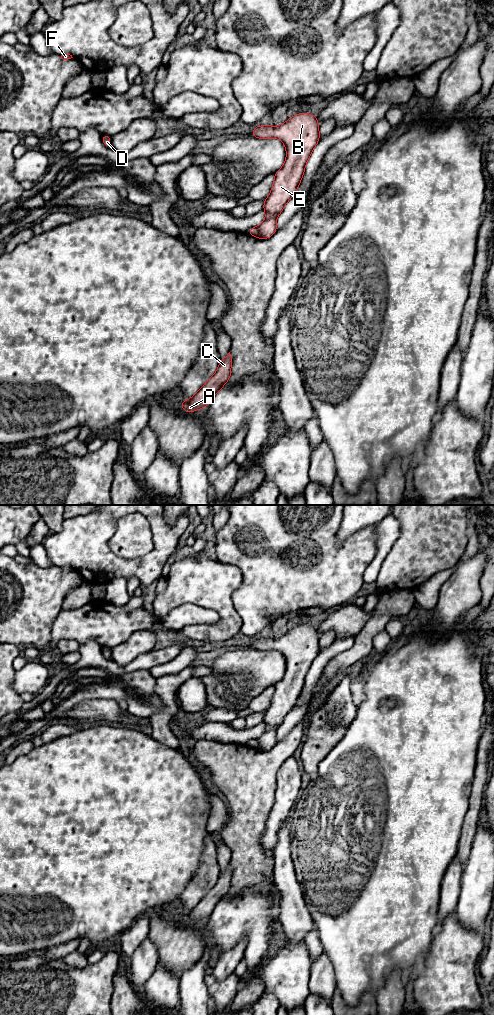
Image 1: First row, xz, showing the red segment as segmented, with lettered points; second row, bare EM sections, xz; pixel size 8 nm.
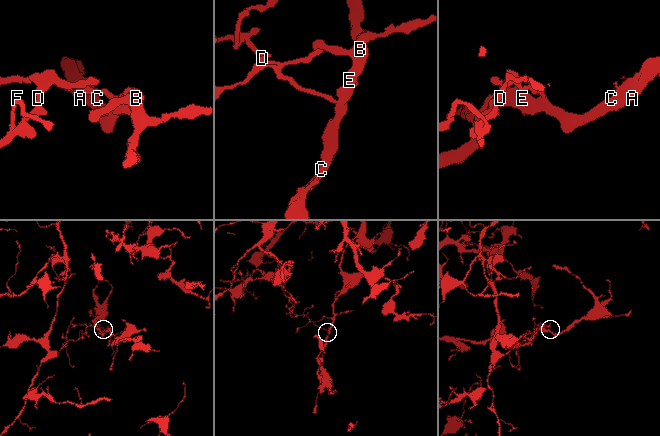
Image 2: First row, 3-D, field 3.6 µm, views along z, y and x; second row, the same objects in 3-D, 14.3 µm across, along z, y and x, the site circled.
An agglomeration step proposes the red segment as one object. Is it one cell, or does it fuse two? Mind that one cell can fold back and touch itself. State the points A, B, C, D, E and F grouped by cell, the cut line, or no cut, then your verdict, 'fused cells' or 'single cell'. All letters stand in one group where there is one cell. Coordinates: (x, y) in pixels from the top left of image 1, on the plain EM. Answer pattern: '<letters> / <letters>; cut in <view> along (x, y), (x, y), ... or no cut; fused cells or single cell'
A B C E / D F; cut in xz along (258, 739), (256, 748); fused cells

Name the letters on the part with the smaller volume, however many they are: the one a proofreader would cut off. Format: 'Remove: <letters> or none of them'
Remove: D, F

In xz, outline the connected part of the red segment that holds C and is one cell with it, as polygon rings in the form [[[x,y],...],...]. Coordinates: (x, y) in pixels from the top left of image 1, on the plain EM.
[[[230,864],[220,872],[216,885],[208,891],[203,899],[189,912],[183,912],[181,920],[191,925],[209,917],[214,907],[228,894],[231,888],[232,868]]]

